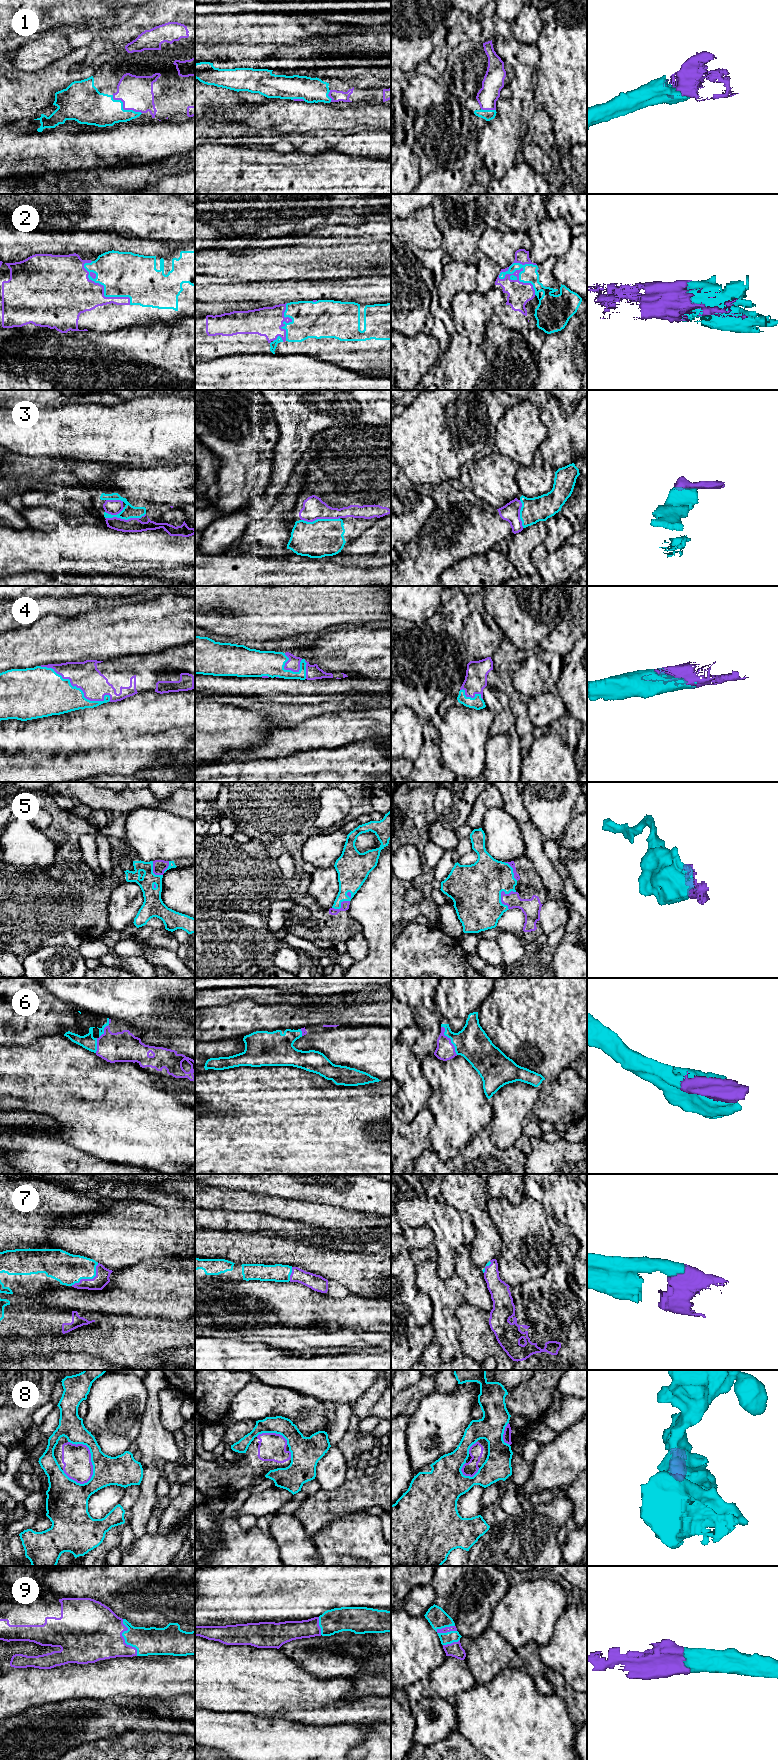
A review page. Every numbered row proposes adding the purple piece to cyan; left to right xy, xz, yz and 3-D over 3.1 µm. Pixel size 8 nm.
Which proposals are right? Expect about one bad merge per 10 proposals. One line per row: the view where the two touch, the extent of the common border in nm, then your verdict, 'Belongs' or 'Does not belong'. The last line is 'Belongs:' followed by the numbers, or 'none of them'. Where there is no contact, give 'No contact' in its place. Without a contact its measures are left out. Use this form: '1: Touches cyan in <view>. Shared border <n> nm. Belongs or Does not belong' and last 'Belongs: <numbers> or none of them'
1: Touches cyan in xy. Shared border 280 nm. Belongs
2: Touches cyan in yz. Shared border 340 nm. Belongs
3: Touches cyan in xy. Shared border 340 nm. Belongs
4: Touches cyan in xy. Shared border 650 nm. Belongs
5: Touches cyan in yz. Shared border 170 nm. Belongs
6: Touches cyan in yz. Shared border 260 nm. Belongs
7: Touches cyan in xy. Shared border 280 nm. Belongs
8: Touches cyan in xy. Shared border 380 nm. Does not belong
9: Touches cyan in xy. Shared border 320 nm. Belongs
Belongs: 1, 2, 3, 4, 5, 6, 7, 9

